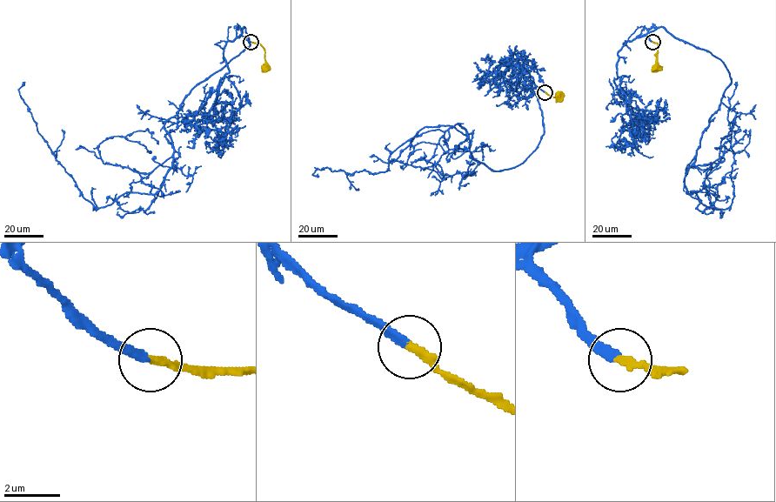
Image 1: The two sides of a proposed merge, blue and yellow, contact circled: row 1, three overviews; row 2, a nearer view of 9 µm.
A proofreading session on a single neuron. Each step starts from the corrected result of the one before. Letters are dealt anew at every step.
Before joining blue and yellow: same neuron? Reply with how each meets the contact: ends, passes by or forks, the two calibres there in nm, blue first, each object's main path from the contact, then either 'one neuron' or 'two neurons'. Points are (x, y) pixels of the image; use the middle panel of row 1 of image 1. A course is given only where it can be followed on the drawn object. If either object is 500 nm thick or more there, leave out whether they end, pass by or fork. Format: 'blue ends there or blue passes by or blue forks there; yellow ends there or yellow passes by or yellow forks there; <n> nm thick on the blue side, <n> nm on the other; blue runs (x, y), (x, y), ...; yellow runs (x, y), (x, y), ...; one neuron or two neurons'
blue ends there; yellow ends there; 240 nm thick on the blue side, 280 nm on the other; blue runs (545, 91), (536, 86), (544, 133), (513, 168), (458, 149), (457, 124), (402, 143), (385, 171), (318, 177); yellow runs (545, 92), (553, 97), (558, 96); one neuron

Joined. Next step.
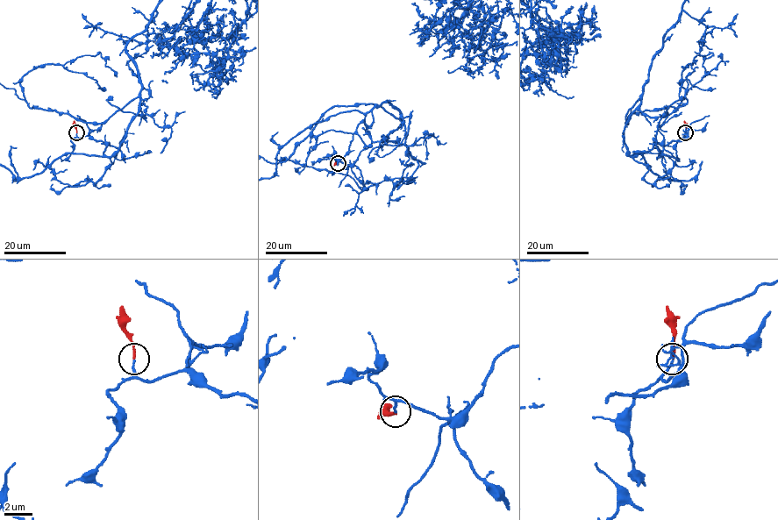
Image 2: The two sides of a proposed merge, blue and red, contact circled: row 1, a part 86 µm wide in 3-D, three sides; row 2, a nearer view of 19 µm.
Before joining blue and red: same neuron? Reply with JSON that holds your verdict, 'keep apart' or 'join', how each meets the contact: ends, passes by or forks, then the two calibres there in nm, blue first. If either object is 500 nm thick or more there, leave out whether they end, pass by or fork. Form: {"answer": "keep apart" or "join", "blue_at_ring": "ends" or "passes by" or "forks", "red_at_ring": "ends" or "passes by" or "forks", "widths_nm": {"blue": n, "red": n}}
{"answer": "join", "blue_at_ring": "ends", "red_at_ring": "ends", "widths_nm": {"blue": 130, "red": 130}}

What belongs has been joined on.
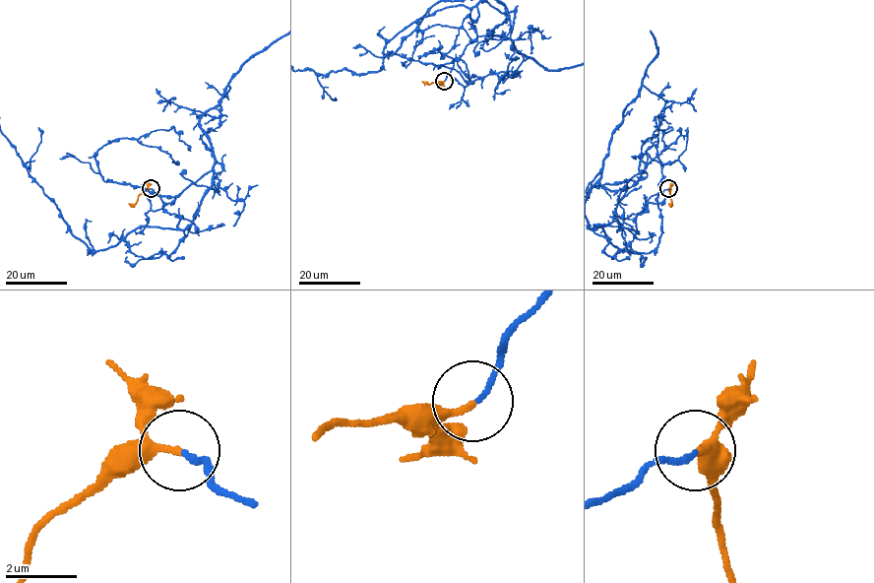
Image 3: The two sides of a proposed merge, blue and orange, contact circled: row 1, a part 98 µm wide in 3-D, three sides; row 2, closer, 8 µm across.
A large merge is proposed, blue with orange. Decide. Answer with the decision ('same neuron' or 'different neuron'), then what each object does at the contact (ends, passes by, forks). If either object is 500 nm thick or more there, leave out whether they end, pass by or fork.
same neuron; blue ends there; orange ends there

